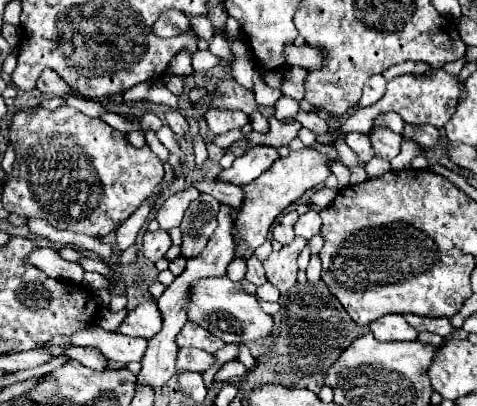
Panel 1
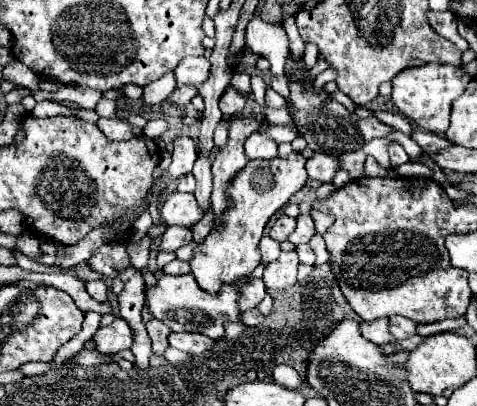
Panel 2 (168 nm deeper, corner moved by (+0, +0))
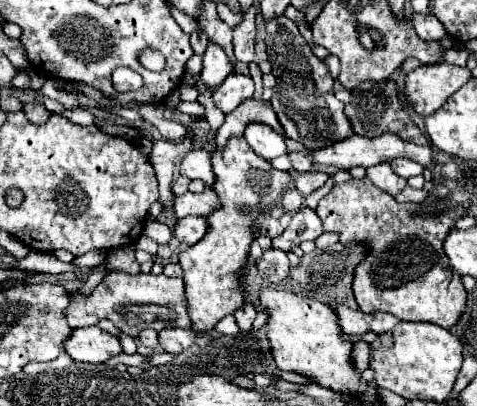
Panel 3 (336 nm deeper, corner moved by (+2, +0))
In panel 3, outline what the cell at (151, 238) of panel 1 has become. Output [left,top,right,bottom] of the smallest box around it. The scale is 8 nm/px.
[172,216,206,246]

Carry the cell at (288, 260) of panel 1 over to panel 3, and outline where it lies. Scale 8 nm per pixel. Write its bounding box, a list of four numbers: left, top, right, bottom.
[256,250,290,284]

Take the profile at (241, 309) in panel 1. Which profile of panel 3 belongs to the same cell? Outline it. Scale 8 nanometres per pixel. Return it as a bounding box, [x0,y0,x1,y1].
[66,272,192,336]

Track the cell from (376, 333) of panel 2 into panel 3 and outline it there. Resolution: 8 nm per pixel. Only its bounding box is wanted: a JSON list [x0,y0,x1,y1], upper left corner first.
[330,304,374,338]

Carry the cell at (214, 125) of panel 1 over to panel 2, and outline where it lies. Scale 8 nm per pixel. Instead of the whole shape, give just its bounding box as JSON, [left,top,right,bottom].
[220,86,246,118]

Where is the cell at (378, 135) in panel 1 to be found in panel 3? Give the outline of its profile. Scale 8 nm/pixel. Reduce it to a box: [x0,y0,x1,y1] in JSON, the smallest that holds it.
[392,158,422,178]

